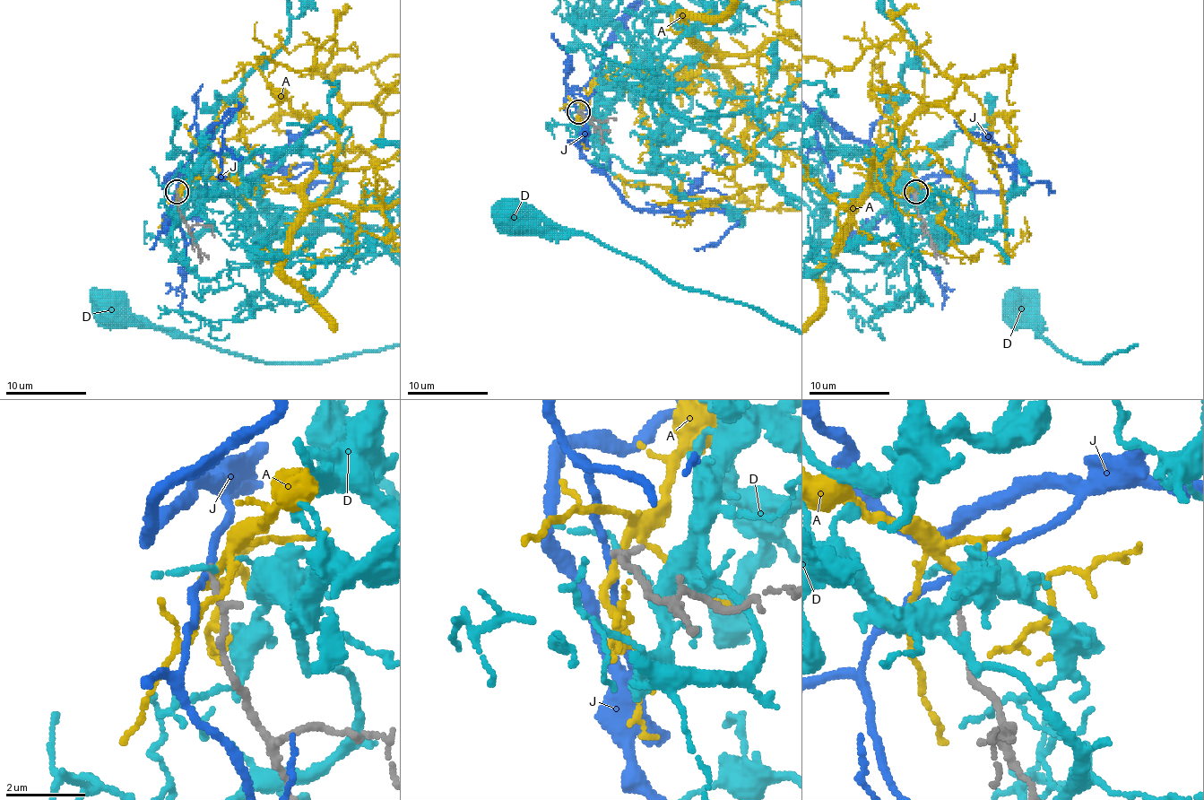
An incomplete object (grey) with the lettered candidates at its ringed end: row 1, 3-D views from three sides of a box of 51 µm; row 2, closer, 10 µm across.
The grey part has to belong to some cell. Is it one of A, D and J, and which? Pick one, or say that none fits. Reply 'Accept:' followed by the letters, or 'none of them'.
Accept: none of them

